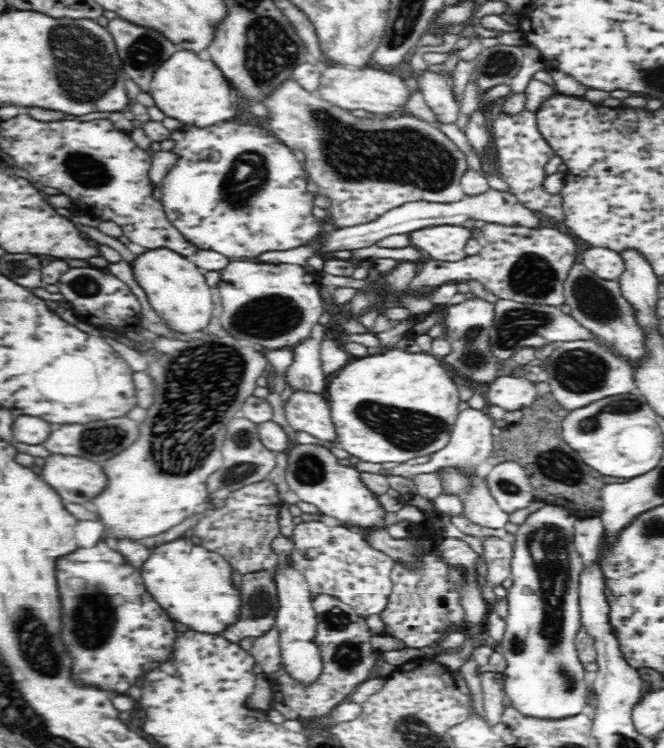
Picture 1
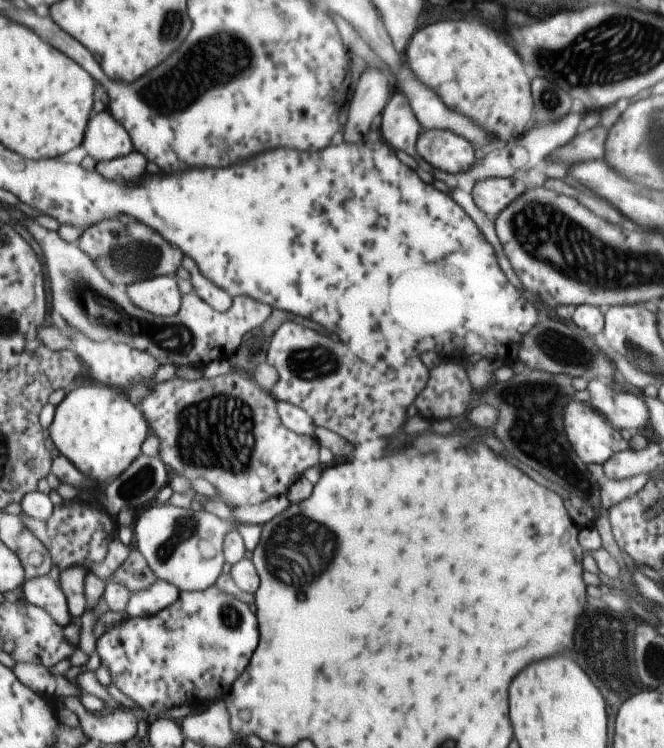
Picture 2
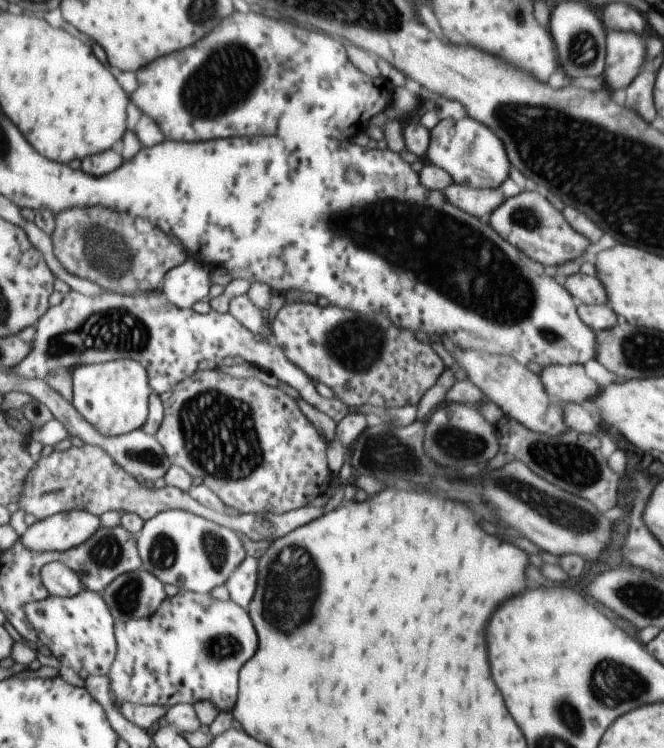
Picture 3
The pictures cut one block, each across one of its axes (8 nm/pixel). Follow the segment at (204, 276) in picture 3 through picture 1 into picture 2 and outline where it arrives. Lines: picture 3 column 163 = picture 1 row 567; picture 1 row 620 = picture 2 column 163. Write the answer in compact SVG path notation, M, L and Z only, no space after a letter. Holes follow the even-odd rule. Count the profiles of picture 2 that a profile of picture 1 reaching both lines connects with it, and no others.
M171 275L134 282L126 291L139 308L158 317L168 317L182 309L183 294Z

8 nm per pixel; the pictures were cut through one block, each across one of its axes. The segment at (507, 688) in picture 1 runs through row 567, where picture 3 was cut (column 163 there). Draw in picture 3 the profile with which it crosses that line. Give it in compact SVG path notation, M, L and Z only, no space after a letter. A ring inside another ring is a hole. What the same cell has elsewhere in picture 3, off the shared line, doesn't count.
M169 509L160 512L157 516L145 522L137 535L138 549L143 559L143 568L151 571L165 584L173 584L187 592L195 591L200 595L207 594L215 586L221 586L230 578L230 574L242 564L245 558L243 544L237 534L228 528L215 526L211 521L201 518L198 514L181 509Z

